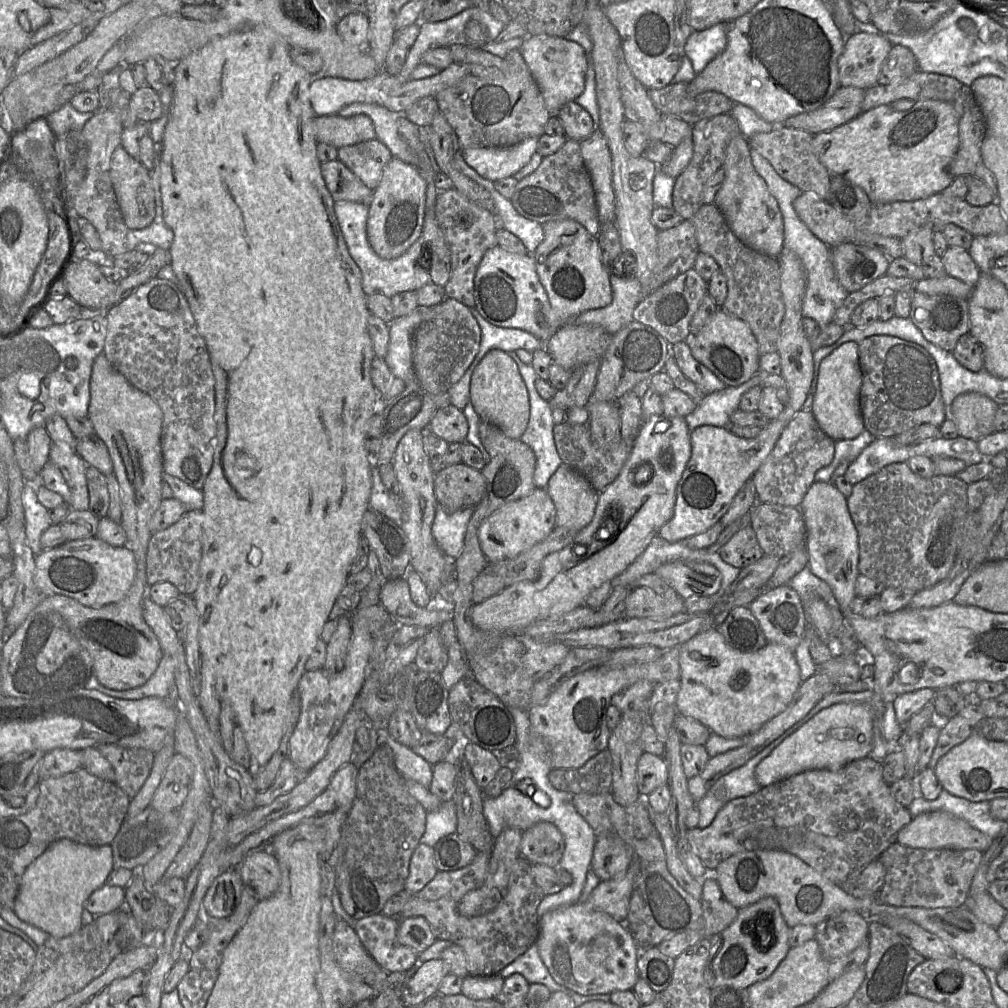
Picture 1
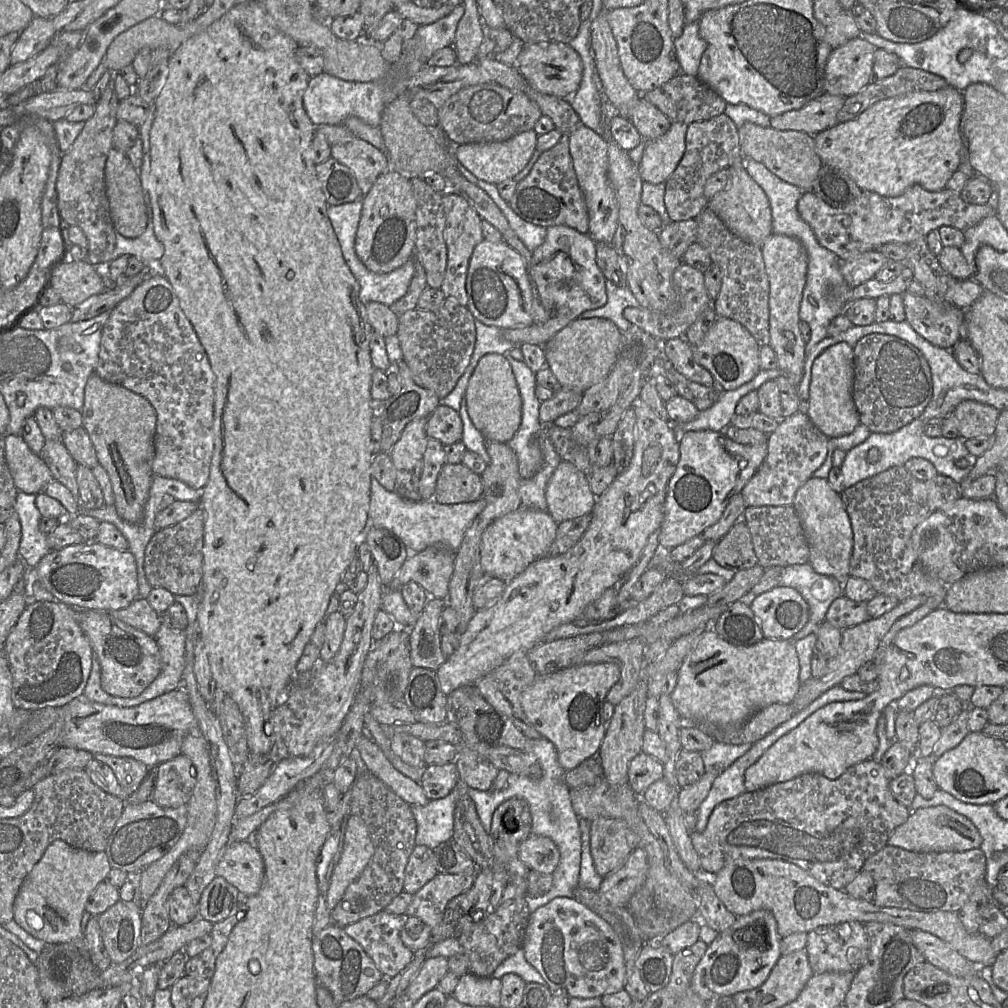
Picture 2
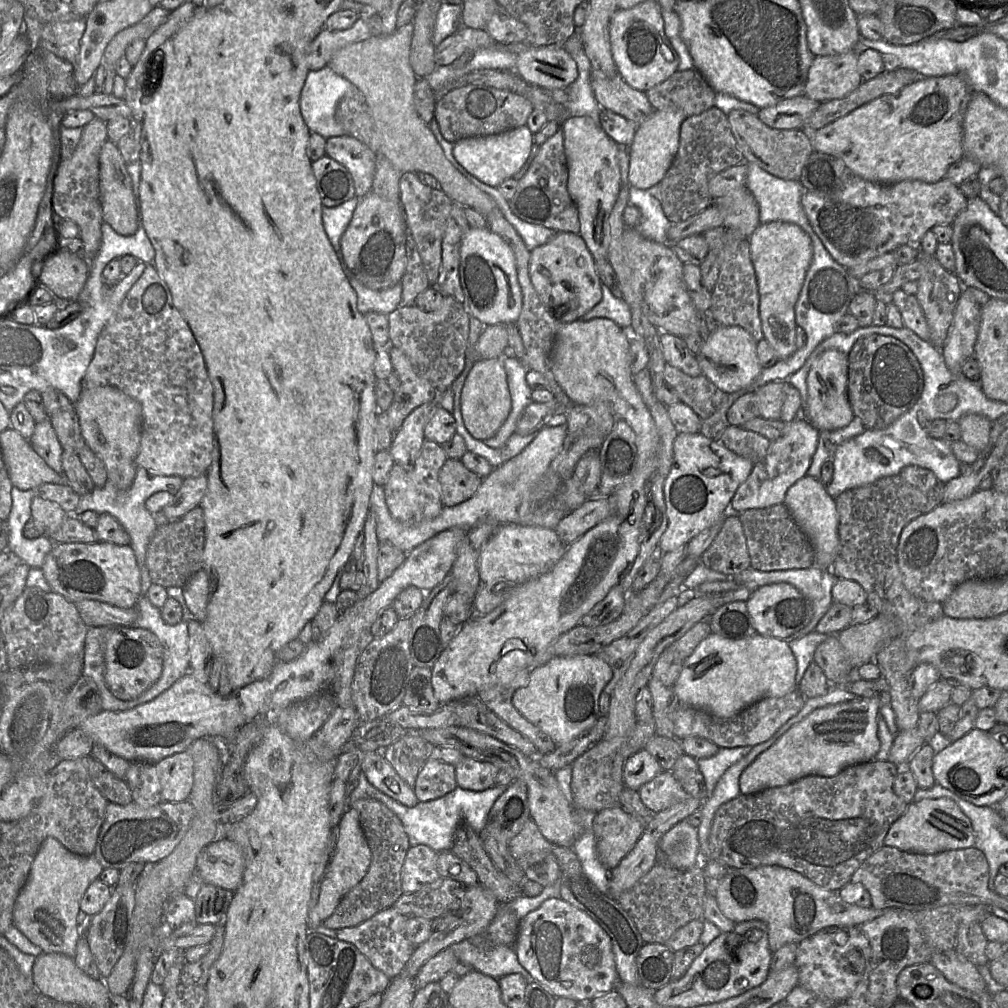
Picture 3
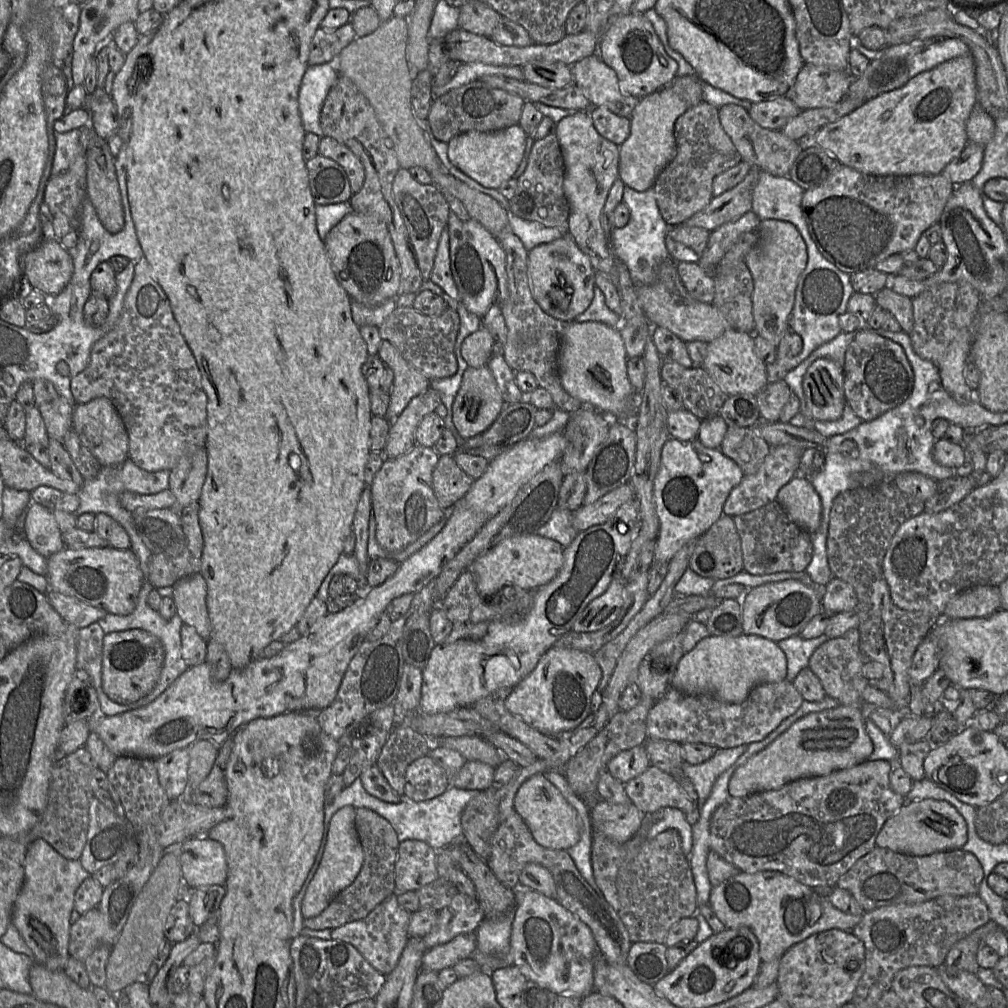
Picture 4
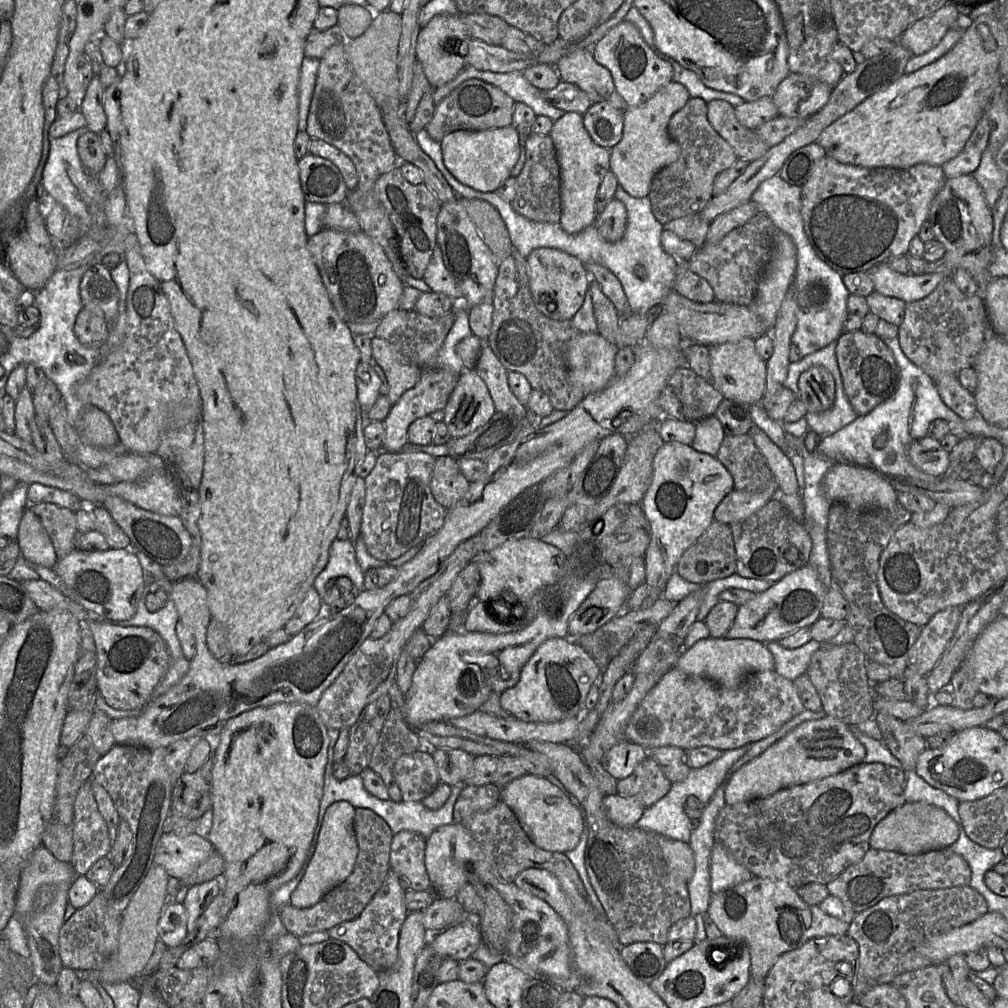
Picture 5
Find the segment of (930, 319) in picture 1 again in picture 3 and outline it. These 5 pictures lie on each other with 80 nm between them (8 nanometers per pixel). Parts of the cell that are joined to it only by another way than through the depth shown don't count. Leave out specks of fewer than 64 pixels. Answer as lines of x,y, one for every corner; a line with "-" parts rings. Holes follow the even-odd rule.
900,289
885,299
897,306
902,315
904,327
912,330
924,341
929,342
930,332
927,321
915,295
909,295

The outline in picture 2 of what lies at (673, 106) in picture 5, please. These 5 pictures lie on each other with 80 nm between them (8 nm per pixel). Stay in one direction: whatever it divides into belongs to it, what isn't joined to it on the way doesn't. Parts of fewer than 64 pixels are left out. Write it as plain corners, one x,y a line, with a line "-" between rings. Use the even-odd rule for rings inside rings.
672,122
669,130
654,140
644,140
645,148
638,163
644,182
660,184
675,171
686,149
687,125

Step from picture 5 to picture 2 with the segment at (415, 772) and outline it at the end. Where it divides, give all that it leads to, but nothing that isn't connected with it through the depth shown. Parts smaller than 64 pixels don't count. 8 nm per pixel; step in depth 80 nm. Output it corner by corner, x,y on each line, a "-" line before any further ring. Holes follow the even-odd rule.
455,761
445,764
432,764
425,767
420,784
430,800
444,798
450,794
459,781

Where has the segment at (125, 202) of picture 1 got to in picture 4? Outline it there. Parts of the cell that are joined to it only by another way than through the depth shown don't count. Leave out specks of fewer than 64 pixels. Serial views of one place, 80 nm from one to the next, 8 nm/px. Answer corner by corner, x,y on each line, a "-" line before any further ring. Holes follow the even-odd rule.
94,132
86,149
87,196
111,233
120,232
125,225
115,157
108,141

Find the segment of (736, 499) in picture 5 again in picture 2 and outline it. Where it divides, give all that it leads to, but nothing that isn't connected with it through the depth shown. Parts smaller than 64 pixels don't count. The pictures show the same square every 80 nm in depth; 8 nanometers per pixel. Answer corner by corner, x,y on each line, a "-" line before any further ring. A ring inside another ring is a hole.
797,411
791,417
779,421
776,430
768,435
767,455
757,472
740,491
747,507
792,506
797,490
824,463
828,455
828,440
809,419
807,414

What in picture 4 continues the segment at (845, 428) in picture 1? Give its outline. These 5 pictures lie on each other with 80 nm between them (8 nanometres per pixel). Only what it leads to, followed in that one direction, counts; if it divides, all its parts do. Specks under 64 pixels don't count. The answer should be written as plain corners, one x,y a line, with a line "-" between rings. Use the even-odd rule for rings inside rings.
819,358
803,376
806,407
815,420
838,420
846,405
843,368
834,361

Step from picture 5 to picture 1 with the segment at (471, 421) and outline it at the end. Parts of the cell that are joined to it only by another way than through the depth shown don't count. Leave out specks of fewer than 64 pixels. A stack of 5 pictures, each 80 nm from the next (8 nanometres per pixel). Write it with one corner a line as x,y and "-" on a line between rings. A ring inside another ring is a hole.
494,349
488,352
475,368
470,382
470,403
479,415
512,438
519,439
530,418
530,400
519,368
508,352

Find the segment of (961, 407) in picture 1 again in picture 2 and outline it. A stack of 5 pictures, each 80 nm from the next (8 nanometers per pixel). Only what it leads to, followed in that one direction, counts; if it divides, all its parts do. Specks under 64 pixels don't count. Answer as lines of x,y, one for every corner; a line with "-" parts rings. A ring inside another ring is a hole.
963,400
952,412
960,438
969,440
993,436
1000,412
975,400

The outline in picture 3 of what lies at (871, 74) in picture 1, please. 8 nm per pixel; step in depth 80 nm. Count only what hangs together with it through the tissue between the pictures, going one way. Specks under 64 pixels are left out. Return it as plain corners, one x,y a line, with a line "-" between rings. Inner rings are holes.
858,50
815,57
808,72
804,96
820,103
846,97
863,82
857,61

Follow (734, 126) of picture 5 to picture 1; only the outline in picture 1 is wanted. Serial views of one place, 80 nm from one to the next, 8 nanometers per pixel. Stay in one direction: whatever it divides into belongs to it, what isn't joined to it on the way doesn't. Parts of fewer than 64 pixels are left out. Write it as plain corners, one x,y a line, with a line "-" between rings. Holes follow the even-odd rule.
775,126
768,133
752,135
748,141
751,150
757,151
768,160
783,179
798,187
802,192
813,192
826,200
830,184
830,172
813,152
813,135
800,129

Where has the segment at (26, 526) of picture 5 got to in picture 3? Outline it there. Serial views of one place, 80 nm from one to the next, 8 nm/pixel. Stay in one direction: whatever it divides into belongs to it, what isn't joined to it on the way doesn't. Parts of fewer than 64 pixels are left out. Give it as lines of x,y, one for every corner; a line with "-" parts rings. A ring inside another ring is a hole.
39,495
32,501
31,519
37,529
50,539
58,532
68,516
56,502
44,499

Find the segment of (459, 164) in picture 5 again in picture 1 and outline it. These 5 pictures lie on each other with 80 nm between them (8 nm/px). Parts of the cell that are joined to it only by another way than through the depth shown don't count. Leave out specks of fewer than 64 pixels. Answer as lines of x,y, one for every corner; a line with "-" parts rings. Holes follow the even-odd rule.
527,138
509,147
481,147
462,150
465,162
492,182
512,177
527,165
536,152
538,138

